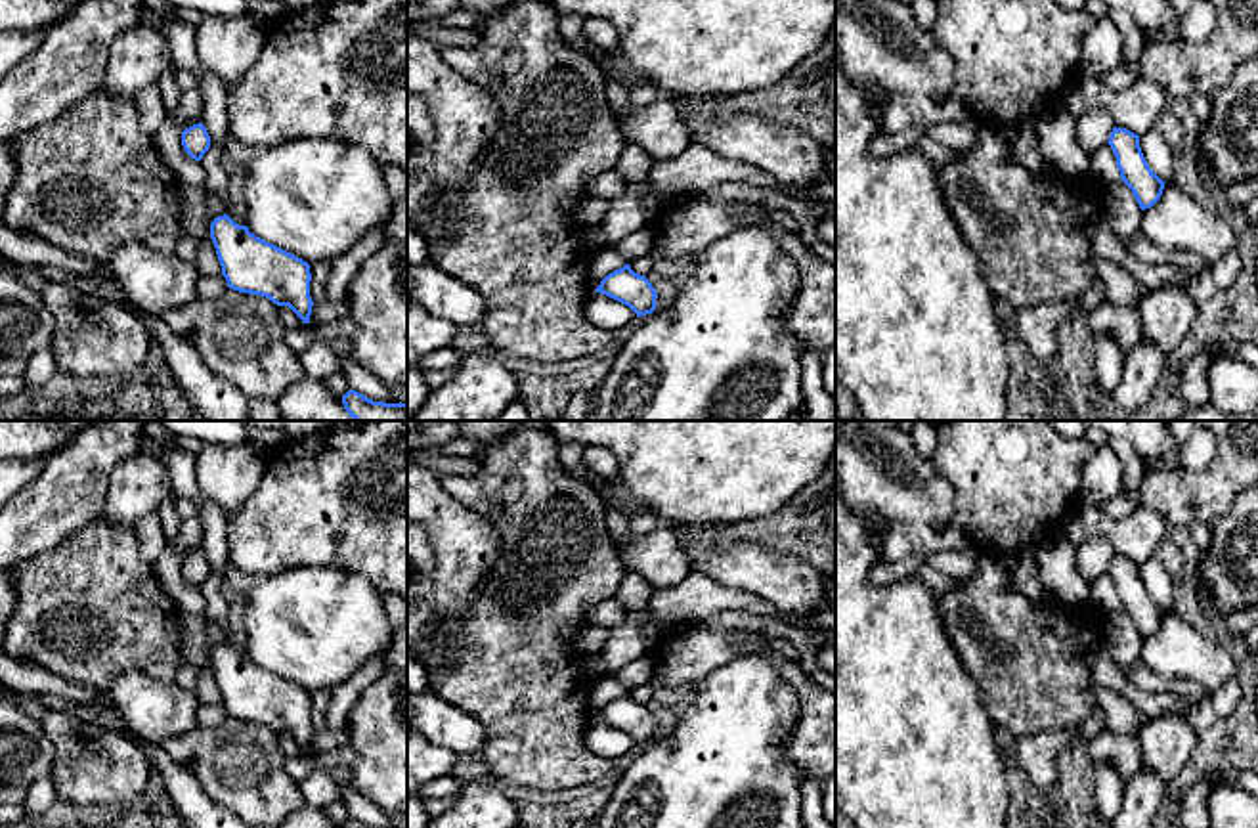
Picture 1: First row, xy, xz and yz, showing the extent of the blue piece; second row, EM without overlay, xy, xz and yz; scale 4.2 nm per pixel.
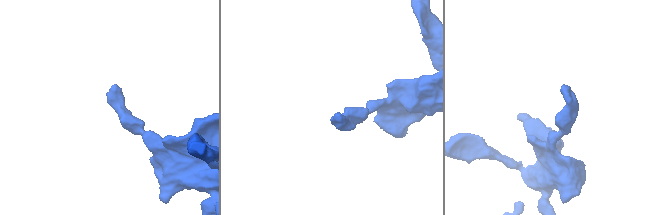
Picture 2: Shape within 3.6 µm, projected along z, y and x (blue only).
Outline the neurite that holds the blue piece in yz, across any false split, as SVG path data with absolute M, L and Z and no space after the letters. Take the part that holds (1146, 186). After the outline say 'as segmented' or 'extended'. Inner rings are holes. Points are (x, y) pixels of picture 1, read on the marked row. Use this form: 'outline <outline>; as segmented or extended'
outline M1115 126L1107 143L1117 157L1120 178L1132 189L1139 208L1151 208L1160 199L1166 182L1149 168L1139 136Z; as segmented

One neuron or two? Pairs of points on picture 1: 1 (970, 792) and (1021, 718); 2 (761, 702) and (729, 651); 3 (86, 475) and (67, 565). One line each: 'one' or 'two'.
1: two
2: two
3: two

